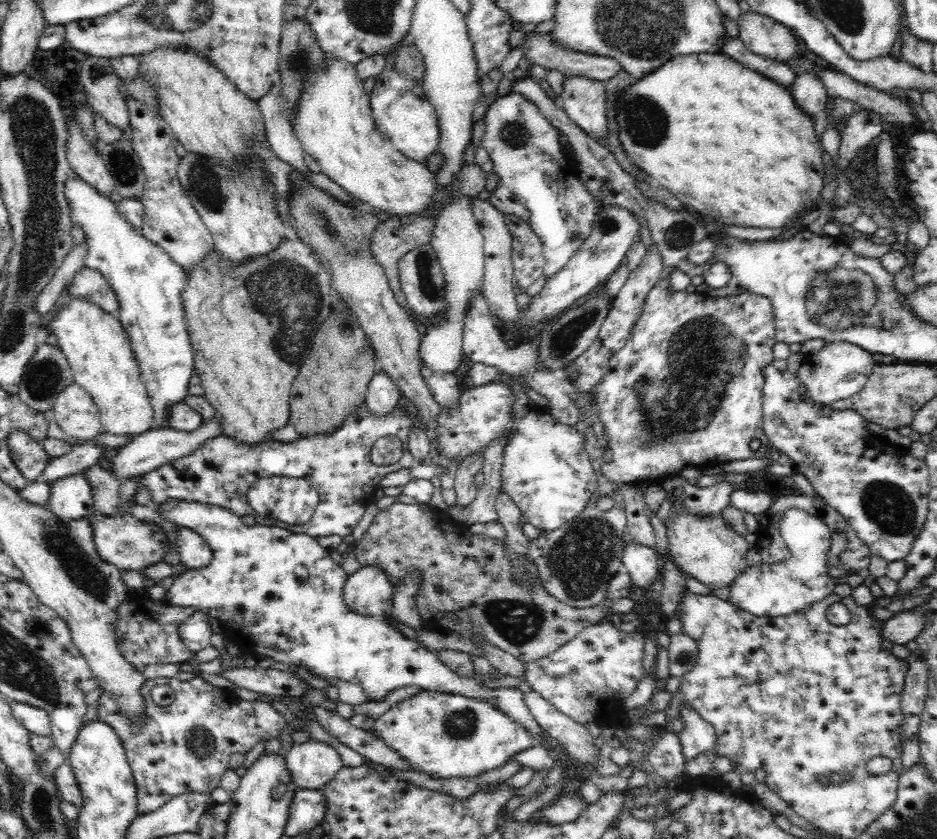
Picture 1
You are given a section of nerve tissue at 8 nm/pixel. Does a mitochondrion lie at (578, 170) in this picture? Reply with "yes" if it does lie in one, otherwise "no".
no

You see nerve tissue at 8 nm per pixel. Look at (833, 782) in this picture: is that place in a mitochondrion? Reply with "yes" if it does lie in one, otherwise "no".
yes

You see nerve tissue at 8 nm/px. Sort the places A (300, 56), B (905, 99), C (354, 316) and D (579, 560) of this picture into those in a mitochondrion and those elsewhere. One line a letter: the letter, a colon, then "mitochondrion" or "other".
A: mitochondrion
B: other
C: other
D: mitochondrion

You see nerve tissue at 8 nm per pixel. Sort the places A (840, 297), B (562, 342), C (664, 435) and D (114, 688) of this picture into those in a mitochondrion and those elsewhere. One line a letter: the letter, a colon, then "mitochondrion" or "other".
A: mitochondrion
B: mitochondrion
C: mitochondrion
D: other

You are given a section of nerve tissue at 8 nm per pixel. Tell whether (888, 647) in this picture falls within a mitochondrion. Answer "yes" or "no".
no

